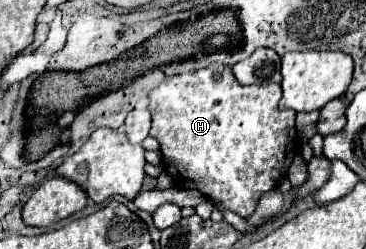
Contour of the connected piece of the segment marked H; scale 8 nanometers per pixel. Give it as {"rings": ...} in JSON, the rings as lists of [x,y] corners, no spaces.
{"rings":[[[210,64],[202,70],[194,70],[194,72],[186,72],[186,74],[178,74],[178,76],[170,76],[166,78],[158,88],[154,88],[150,92],[150,112],[152,112],[152,130],[150,136],[154,136],[160,142],[160,152],[164,156],[164,168],[172,174],[174,178],[174,186],[176,188],[194,188],[198,192],[202,192],[208,198],[220,200],[228,210],[240,214],[242,218],[250,216],[250,212],[254,212],[256,204],[258,204],[258,196],[262,196],[262,192],[268,192],[270,188],[276,188],[280,184],[280,180],[286,178],[288,166],[292,164],[292,158],[298,152],[298,140],[296,140],[296,128],[294,128],[294,110],[280,110],[278,102],[280,102],[280,84],[264,84],[264,86],[242,86],[234,80],[234,74],[228,66],[224,64]]]}

